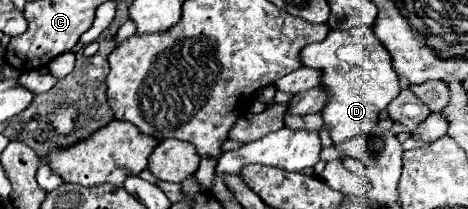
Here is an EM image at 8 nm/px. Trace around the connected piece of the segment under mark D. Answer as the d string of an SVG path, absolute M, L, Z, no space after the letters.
M356 26L350 30L330 30L322 42L304 48L302 62L304 66L320 68L324 72L322 86L330 90L332 98L320 114L330 126L334 144L342 144L372 130L378 122L378 114L386 110L400 92L400 78L392 68L390 54L372 28Z

